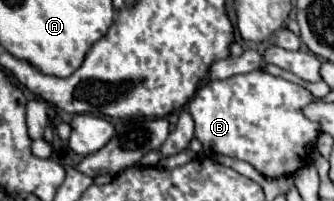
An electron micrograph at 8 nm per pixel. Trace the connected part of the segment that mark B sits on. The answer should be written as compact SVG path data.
M252 71L224 81L204 83L188 103L188 111L196 123L196 139L206 149L248 161L266 177L280 177L304 167L318 139L318 123L302 115L302 107L310 101L314 97L302 85L266 71Z

